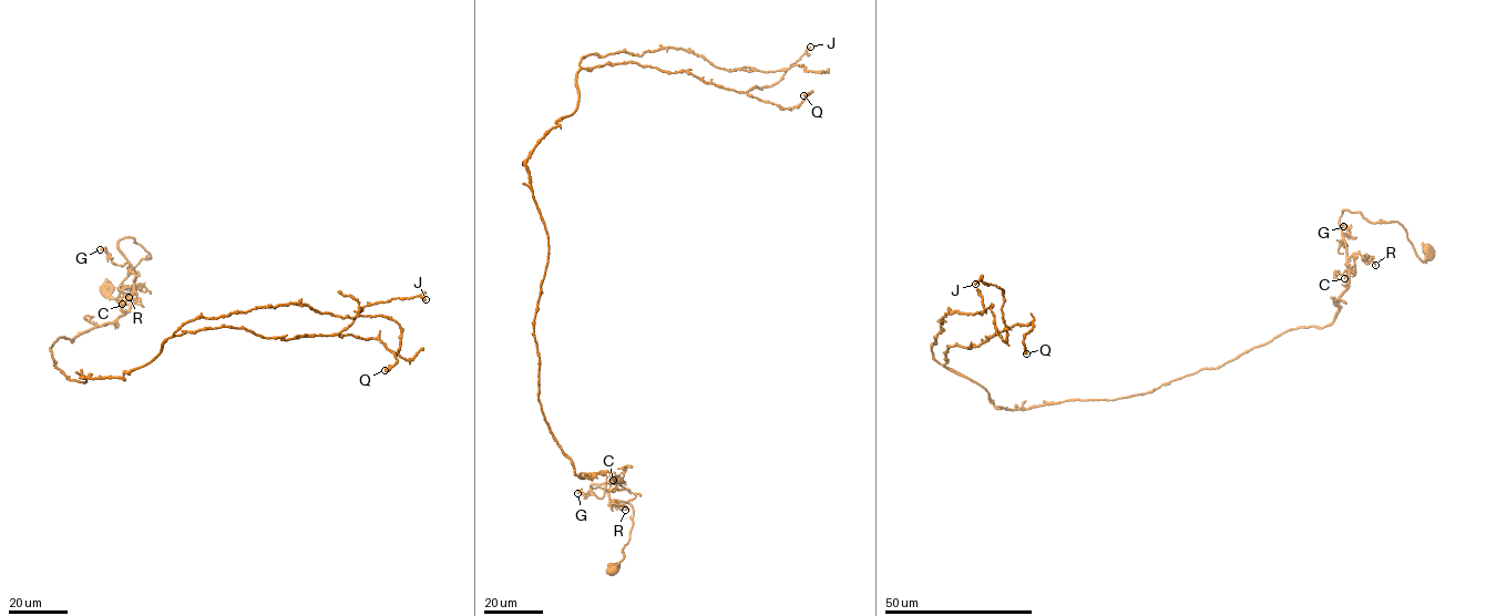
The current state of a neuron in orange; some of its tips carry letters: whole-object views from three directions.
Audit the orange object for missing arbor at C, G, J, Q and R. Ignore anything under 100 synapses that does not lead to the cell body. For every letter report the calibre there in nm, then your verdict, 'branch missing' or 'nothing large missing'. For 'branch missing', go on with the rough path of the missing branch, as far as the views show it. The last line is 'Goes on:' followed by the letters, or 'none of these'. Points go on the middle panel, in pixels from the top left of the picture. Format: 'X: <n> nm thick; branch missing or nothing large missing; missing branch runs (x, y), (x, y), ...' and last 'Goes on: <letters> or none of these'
C: 160 nm thick; nothing large missing
G: 240 nm thick; nothing large missing
J: 440 nm thick; nothing large missing
Q: 600 nm thick; nothing large missing
R: 150 nm thick; nothing large missing
Goes on: none of these

